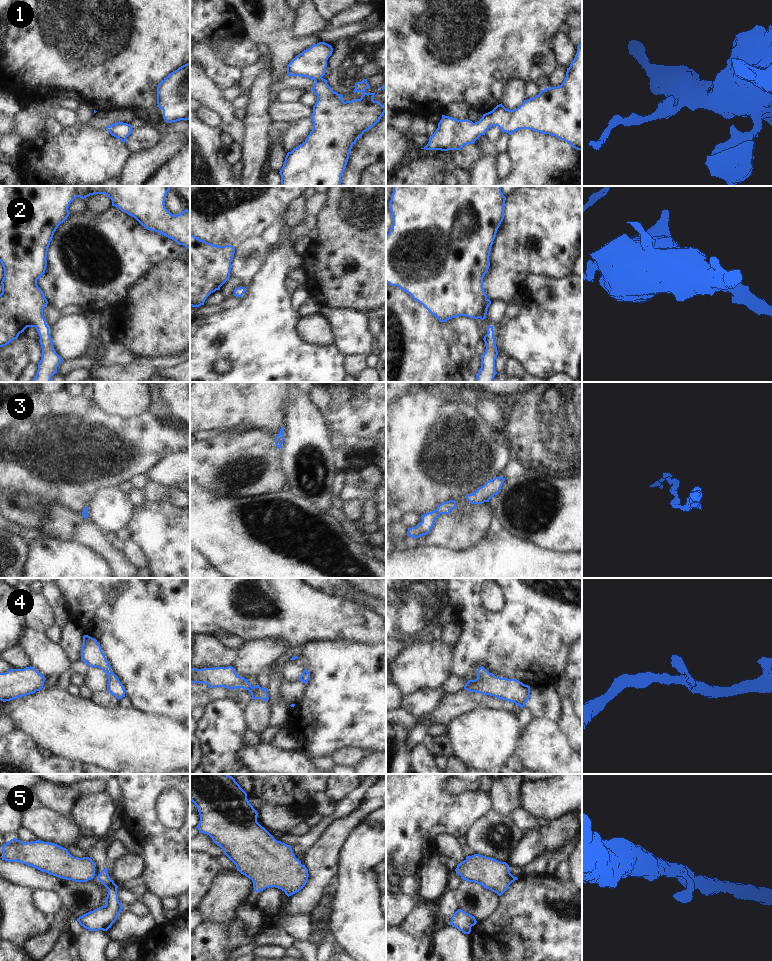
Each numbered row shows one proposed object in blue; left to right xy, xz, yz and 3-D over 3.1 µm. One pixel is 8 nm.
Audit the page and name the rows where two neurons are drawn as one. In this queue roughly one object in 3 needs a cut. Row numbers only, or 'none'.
5

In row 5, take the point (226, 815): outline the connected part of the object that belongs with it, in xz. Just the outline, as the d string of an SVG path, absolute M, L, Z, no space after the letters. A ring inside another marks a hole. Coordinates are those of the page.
M190 774L190 801L199 812L197 825L199 833L209 835L213 842L220 846L224 854L236 865L237 871L253 882L255 892L269 887L281 889L289 897L299 892L308 881L308 869L301 864L290 845L277 841L264 827L257 822L257 811L249 803L247 793L235 779L228 774Z

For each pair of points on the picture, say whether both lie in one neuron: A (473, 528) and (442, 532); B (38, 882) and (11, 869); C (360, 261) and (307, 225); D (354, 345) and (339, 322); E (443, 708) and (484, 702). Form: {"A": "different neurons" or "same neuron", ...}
{"A": "same neuron", "B": "same neuron", "C": "different neurons", "D": "same neuron", "E": "same neuron"}

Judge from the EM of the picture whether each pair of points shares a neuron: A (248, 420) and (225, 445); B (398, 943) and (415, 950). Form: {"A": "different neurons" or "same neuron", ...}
{"A": "different neurons", "B": "same neuron"}

